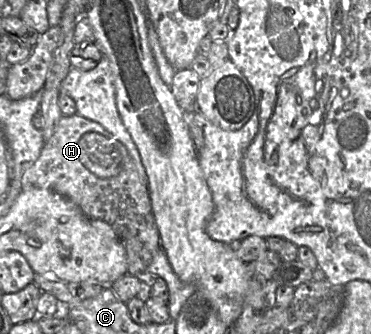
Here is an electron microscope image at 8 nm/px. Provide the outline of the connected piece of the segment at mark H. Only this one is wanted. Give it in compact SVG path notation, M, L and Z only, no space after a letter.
M74 115L71 117L62 117L56 132L46 142L37 161L23 174L21 178L21 185L23 191L29 191L35 188L41 188L41 189L48 189L60 195L63 195L69 198L70 200L72 200L87 216L94 219L103 220L107 224L109 224L114 230L114 232L116 233L117 237L119 238L119 240L121 241L125 249L127 272L131 275L134 276L142 275L146 267L152 260L154 253L158 248L160 248L159 231L152 212L151 200L150 200L147 184L142 183L139 174L136 170L136 167L134 166L124 144L121 143L119 140L117 140L112 134L110 134L108 131L106 131L101 125L99 125L96 122L87 120L86 118L81 117L79 115Z

